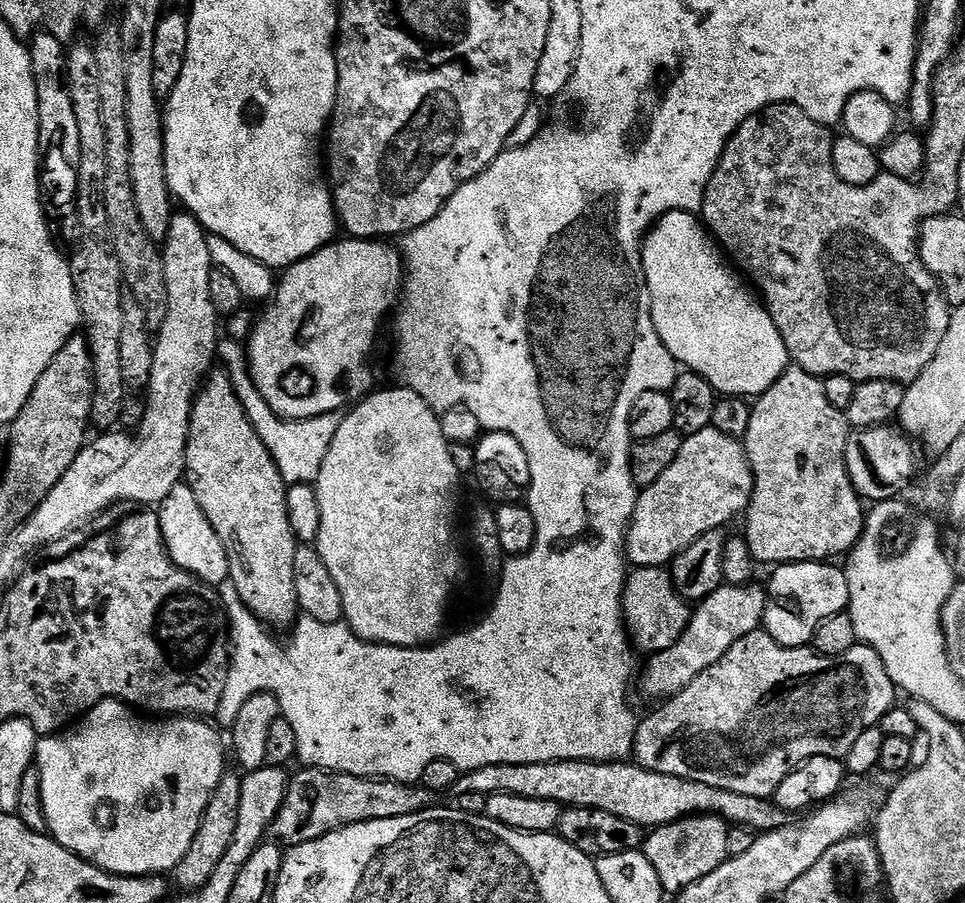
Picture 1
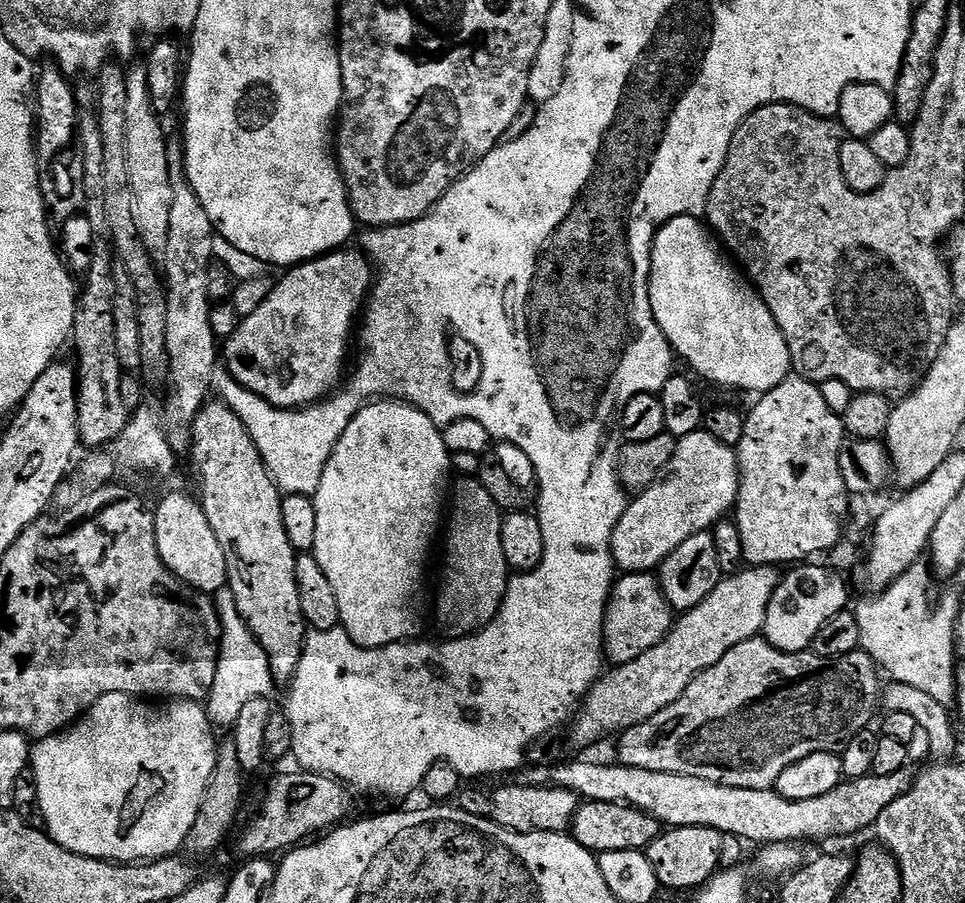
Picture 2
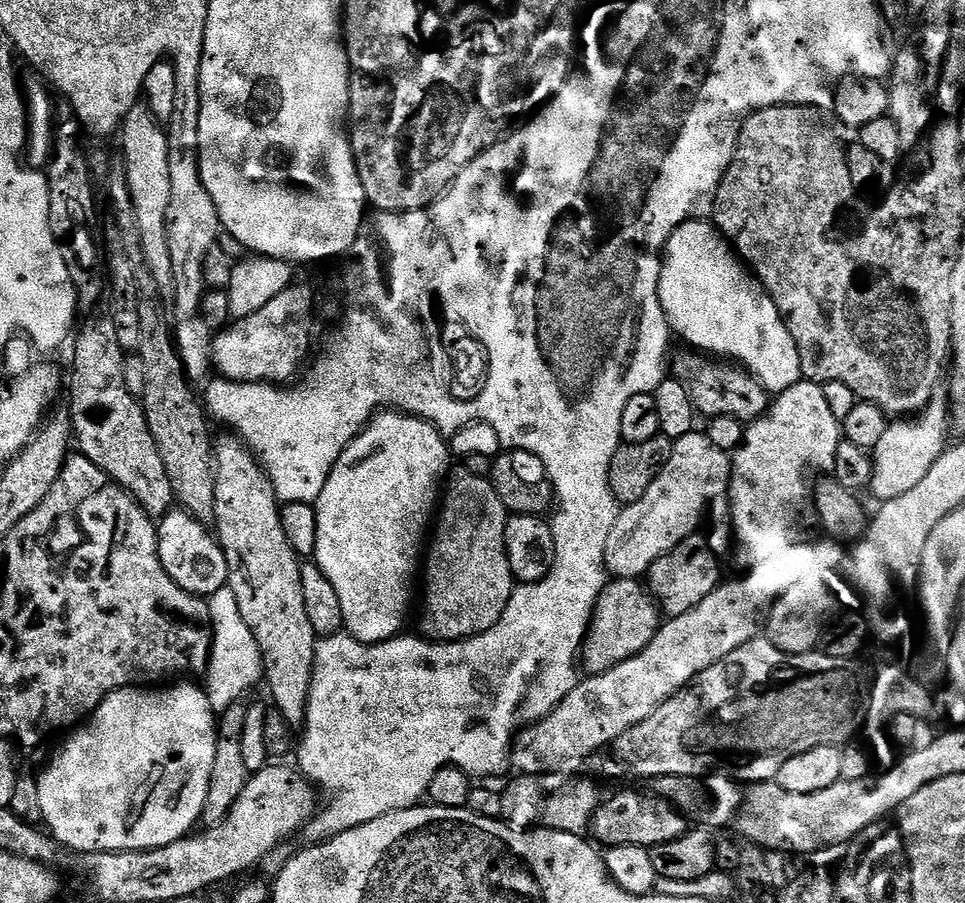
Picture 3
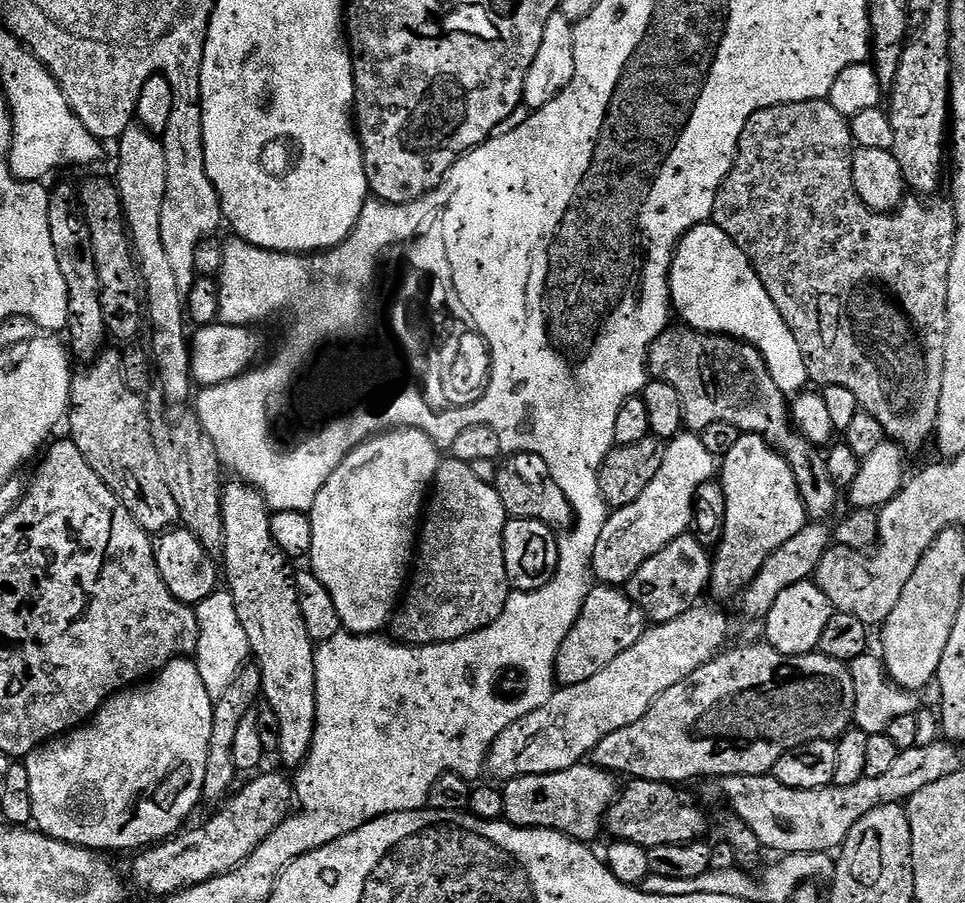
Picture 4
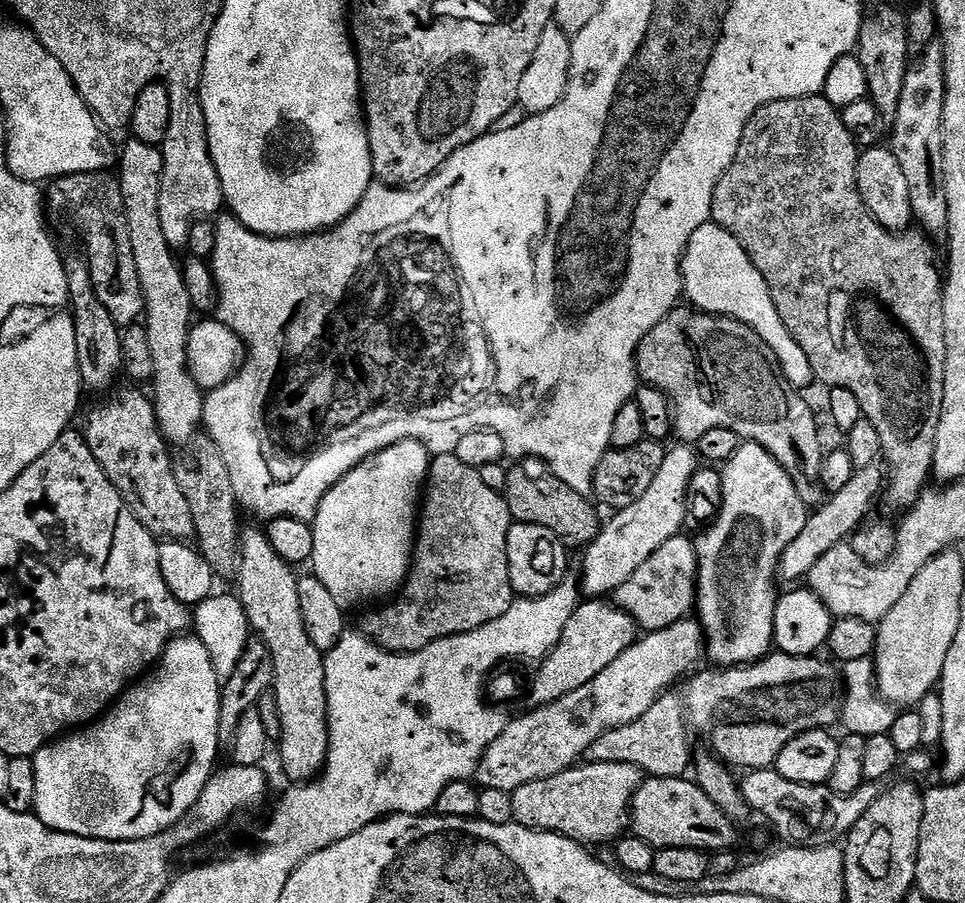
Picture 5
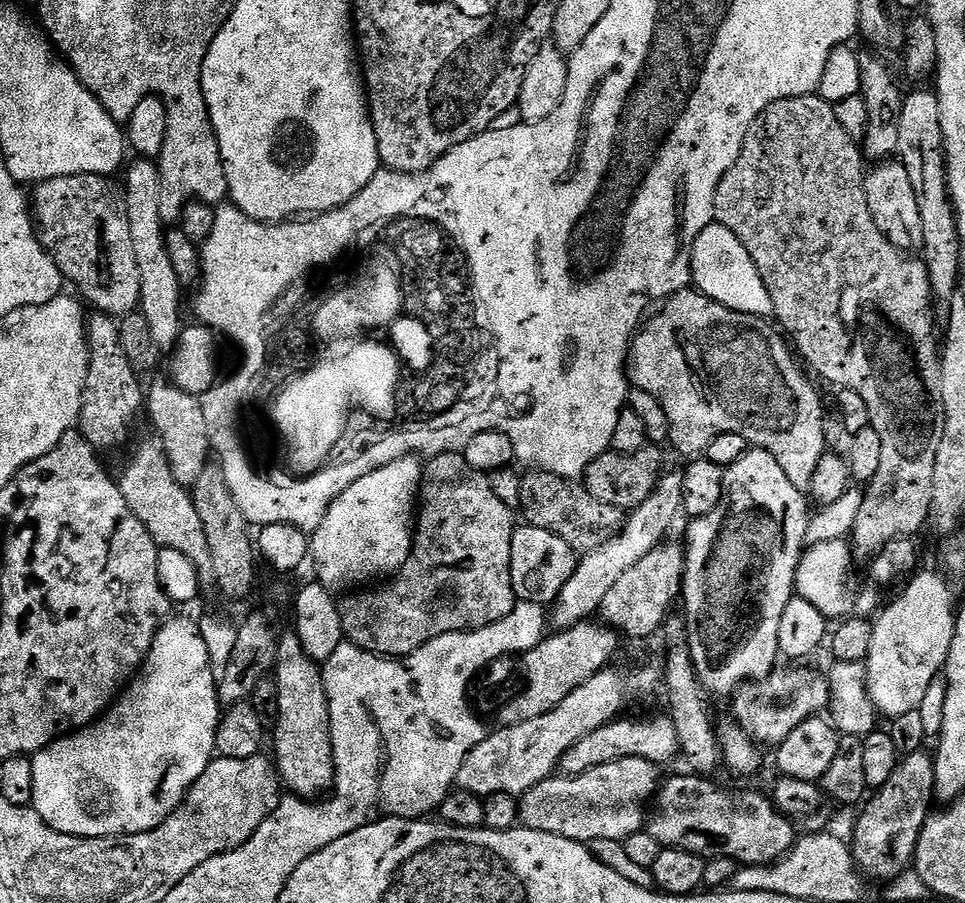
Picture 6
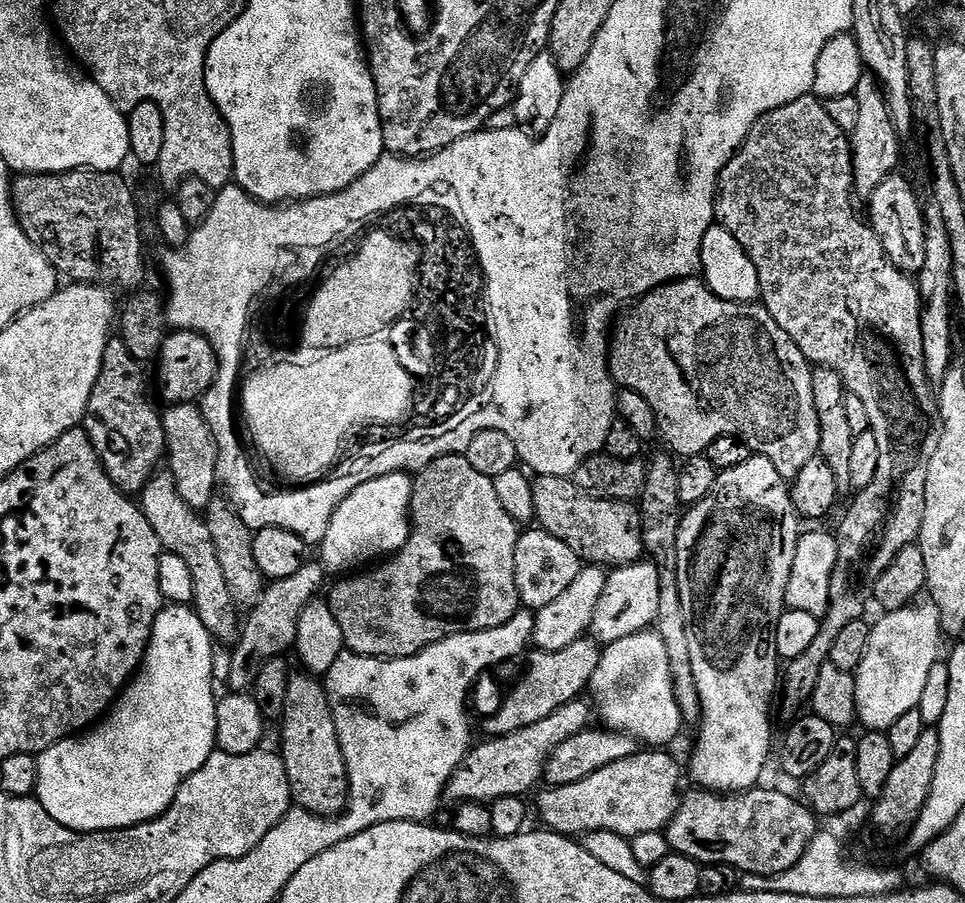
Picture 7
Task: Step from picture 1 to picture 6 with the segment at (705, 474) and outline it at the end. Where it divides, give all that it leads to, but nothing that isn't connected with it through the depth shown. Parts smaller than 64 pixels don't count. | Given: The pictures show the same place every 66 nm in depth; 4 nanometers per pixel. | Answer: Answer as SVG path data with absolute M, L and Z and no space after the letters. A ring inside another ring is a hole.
M665 471L656 483L656 489L642 502L642 506L631 509L627 513L623 528L611 536L602 546L594 550L583 553L576 561L574 574L570 574L570 582L562 586L558 598L550 608L550 624L553 629L563 630L572 628L576 624L583 624L591 621L599 613L602 602L606 598L606 593L634 566L634 562L646 558L650 550L654 550L658 545L665 543L668 531L672 528L672 523L682 512L682 475L679 471Z

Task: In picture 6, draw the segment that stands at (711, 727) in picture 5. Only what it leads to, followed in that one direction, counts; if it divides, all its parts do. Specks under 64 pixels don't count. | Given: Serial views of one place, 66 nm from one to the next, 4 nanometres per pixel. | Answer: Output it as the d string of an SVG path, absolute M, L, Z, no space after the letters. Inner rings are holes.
M804 666L777 667L766 678L741 684L731 697L732 712L745 736L751 736L757 745L779 746L790 730L802 726L812 716L820 716L828 707L830 690L828 677L823 671L815 672ZM668 714L656 716L653 720L624 720L617 718L606 726L598 726L586 738L578 738L570 750L560 760L559 771L565 776L586 774L586 770L594 770L594 766L606 766L610 762L618 762L622 758L646 758L646 762L654 762L665 766L672 759L677 759L680 752L678 734L675 724Z

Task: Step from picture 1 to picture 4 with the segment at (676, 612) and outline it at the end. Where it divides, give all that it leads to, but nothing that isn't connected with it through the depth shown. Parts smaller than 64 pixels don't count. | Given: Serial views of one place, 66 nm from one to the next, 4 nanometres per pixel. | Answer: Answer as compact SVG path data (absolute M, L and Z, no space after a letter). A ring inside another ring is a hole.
M597 583L582 606L578 622L574 622L570 634L566 634L566 642L560 647L556 659L557 681L567 686L594 678L594 674L606 670L606 666L610 666L618 654L626 654L626 650L630 650L630 646L642 638L648 627L648 617L628 597L627 591L610 584Z

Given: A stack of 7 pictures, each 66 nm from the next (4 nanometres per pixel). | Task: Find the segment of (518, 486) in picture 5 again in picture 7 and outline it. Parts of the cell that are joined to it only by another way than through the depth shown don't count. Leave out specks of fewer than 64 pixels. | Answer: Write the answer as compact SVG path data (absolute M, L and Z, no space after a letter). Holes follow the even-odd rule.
M536 476L531 481L532 497L534 498L534 520L543 531L554 534L574 554L578 554L581 561L592 566L619 566L634 564L645 555L644 526L642 513L635 503L626 500L599 500L588 496L576 484L575 479L566 476Z

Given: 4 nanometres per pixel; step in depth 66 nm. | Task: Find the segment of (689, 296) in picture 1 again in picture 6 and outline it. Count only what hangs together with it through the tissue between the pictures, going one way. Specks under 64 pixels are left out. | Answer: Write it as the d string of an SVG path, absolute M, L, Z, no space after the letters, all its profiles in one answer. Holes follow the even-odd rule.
M708 224L706 230L702 230L702 234L698 234L698 238L692 244L692 284L706 298L734 311L765 318L773 315L772 299L766 290L766 282L762 282L762 274L758 274L758 266L754 266L754 258L750 258L746 246L742 246L742 242L738 242L738 238L734 238L734 234L730 234L730 230L726 230L726 226L721 224Z

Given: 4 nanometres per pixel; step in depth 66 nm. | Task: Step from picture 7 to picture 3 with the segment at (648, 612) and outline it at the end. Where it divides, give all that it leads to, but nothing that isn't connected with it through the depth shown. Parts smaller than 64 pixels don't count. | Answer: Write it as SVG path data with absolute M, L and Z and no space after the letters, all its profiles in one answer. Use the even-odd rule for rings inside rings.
M700 534L684 539L670 554L662 554L654 566L650 566L646 577L646 587L653 600L660 605L663 615L671 618L686 614L694 606L701 604L707 594L712 593L721 583L720 560L709 548L707 539Z

